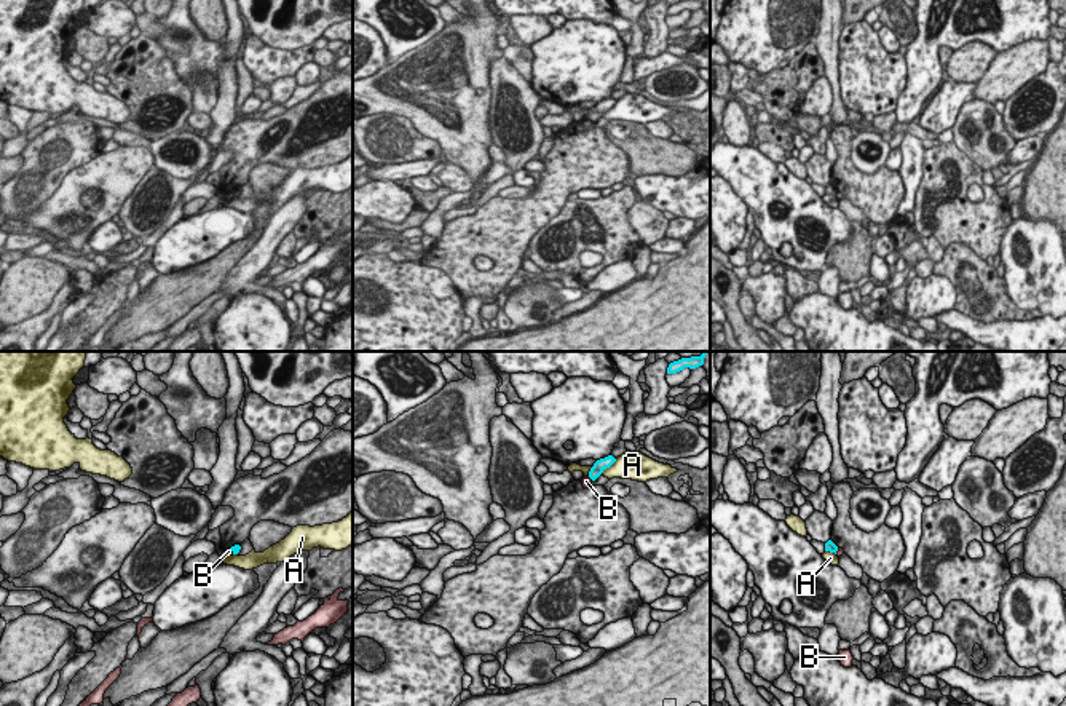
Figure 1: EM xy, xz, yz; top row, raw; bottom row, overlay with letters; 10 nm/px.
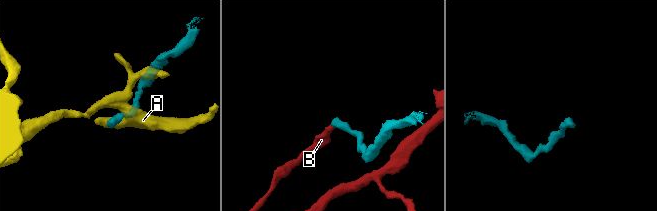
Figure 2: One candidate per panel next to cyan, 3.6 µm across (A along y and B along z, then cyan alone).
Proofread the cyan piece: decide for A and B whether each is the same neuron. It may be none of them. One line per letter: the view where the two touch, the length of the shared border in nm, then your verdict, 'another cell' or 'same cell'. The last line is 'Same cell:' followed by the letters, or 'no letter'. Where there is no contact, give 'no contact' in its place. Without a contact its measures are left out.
A: xz | 240 nm | another cell
B: xy | 80 nm | another cell
Same cell: no letter

